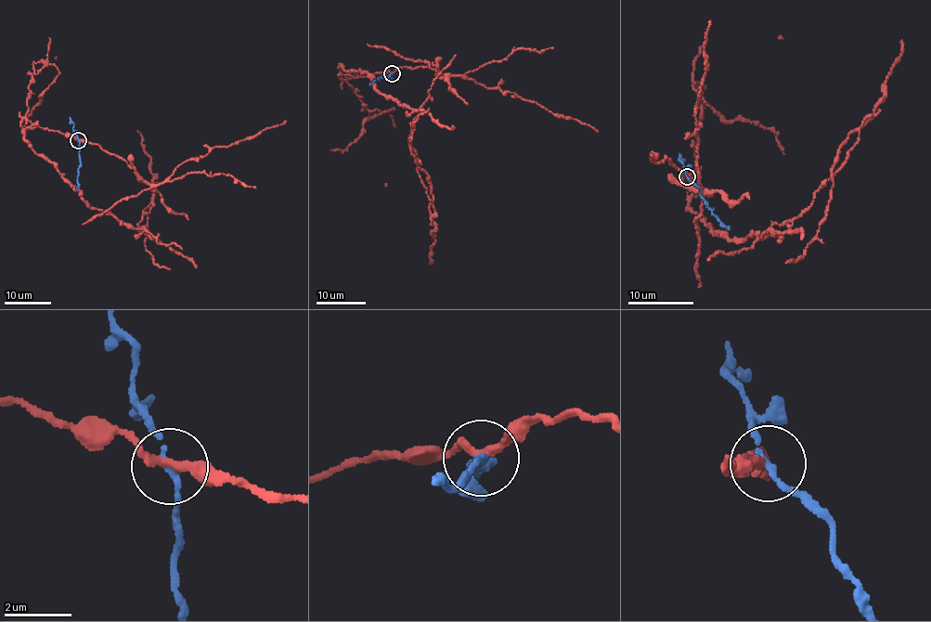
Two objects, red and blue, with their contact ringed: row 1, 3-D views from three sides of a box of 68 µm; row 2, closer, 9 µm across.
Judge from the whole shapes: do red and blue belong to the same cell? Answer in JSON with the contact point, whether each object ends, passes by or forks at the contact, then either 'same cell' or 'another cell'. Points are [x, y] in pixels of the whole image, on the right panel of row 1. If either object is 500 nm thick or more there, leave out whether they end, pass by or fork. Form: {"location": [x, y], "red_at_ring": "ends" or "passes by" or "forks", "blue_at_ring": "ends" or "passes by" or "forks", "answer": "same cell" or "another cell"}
{"location": [687, 176], "red_at_ring": "passes by", "blue_at_ring": "passes by", "answer": "another cell"}

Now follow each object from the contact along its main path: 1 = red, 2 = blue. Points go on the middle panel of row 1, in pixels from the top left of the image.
1: (392, 72), (355, 78), (340, 65), (417, 110), (410, 138), (433, 203), (408, 142), (429, 108)
2: (392, 73), (369, 84)

